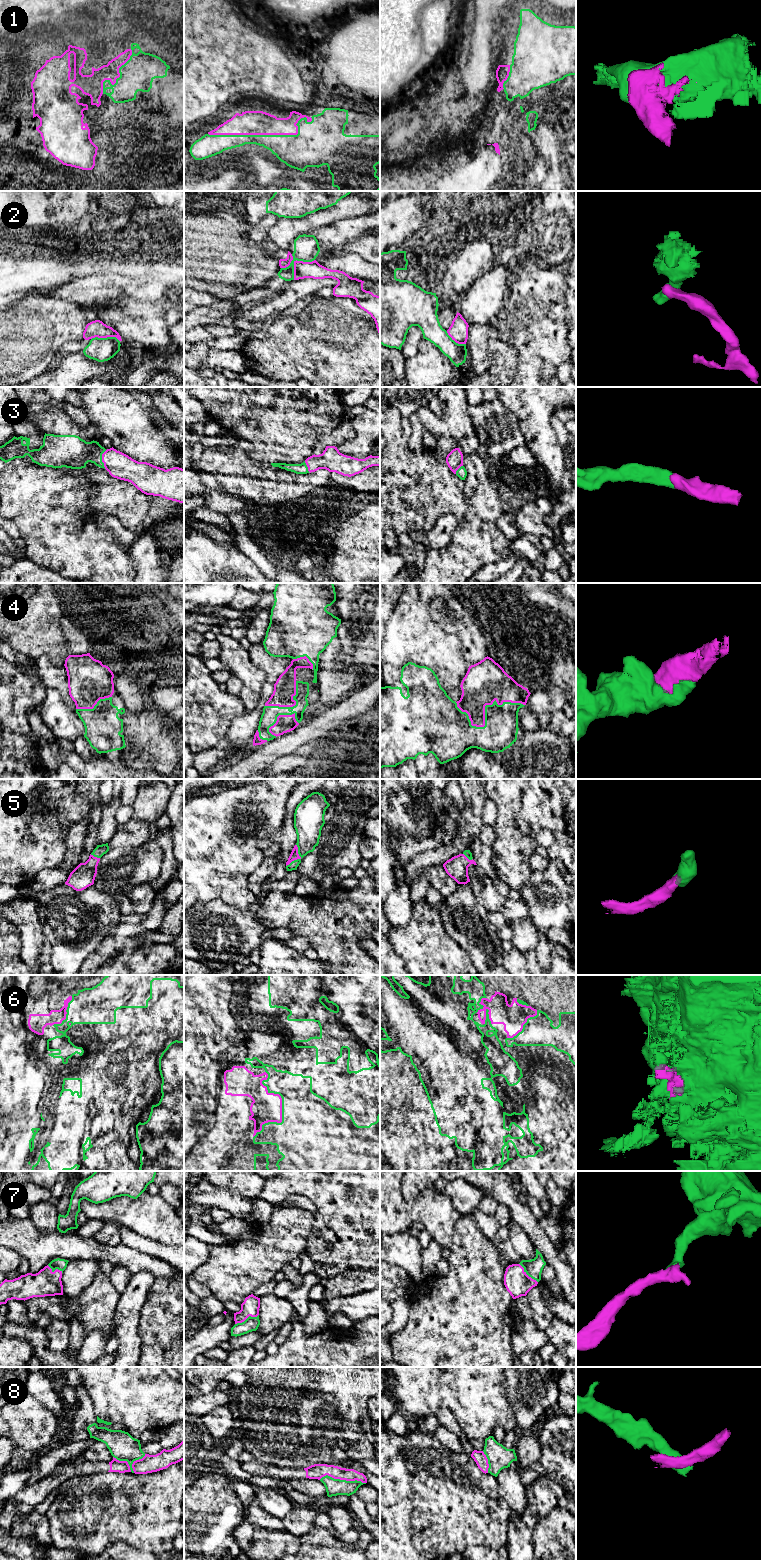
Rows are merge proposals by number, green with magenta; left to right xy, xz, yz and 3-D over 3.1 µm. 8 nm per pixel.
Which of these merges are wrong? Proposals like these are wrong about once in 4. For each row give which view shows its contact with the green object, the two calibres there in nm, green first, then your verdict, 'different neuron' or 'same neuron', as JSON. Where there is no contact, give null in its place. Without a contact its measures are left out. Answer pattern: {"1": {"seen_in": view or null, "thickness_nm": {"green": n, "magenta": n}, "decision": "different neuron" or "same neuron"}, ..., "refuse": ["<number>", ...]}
{"1": {"seen_in": "xz", "thickness_nm": {"green": 260, "magenta": 190}, "decision": "same neuron"}, "2": {"seen_in": "xz", "thickness_nm": {"green": 200, "magenta": 130}, "decision": "different neuron"}, "3": {"seen_in": "xy", "thickness_nm": {"green": 260, "magenta": 200}, "decision": "same neuron"}, "4": {"seen_in": "yz", "thickness_nm": {"green": 280, "magenta": 320}, "decision": "same neuron"}, "5": {"seen_in": "xz", "thickness_nm": {"green": 200, "magenta": 70}, "decision": "same neuron"}, "6": {"seen_in": "xz", "thickness_nm": {"green": 440, "magenta": 240}, "decision": "different neuron"}, "7": {"seen_in": "xz", "thickness_nm": {"green": 110, "magenta": 140}, "decision": "same neuron"}, "8": {"seen_in": "xy", "thickness_nm": {"green": 220, "magenta": 140}, "decision": "different neuron"}, "refuse": ["2", "6", "8"]}

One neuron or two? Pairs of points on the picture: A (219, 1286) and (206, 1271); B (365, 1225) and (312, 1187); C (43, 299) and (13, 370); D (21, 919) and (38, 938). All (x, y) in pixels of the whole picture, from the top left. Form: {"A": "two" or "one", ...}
{"A": "one", "B": "one", "C": "one", "D": "one"}

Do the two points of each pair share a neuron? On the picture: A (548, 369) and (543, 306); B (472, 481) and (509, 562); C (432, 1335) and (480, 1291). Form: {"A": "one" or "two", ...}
{"A": "one", "B": "two", "C": "one"}

